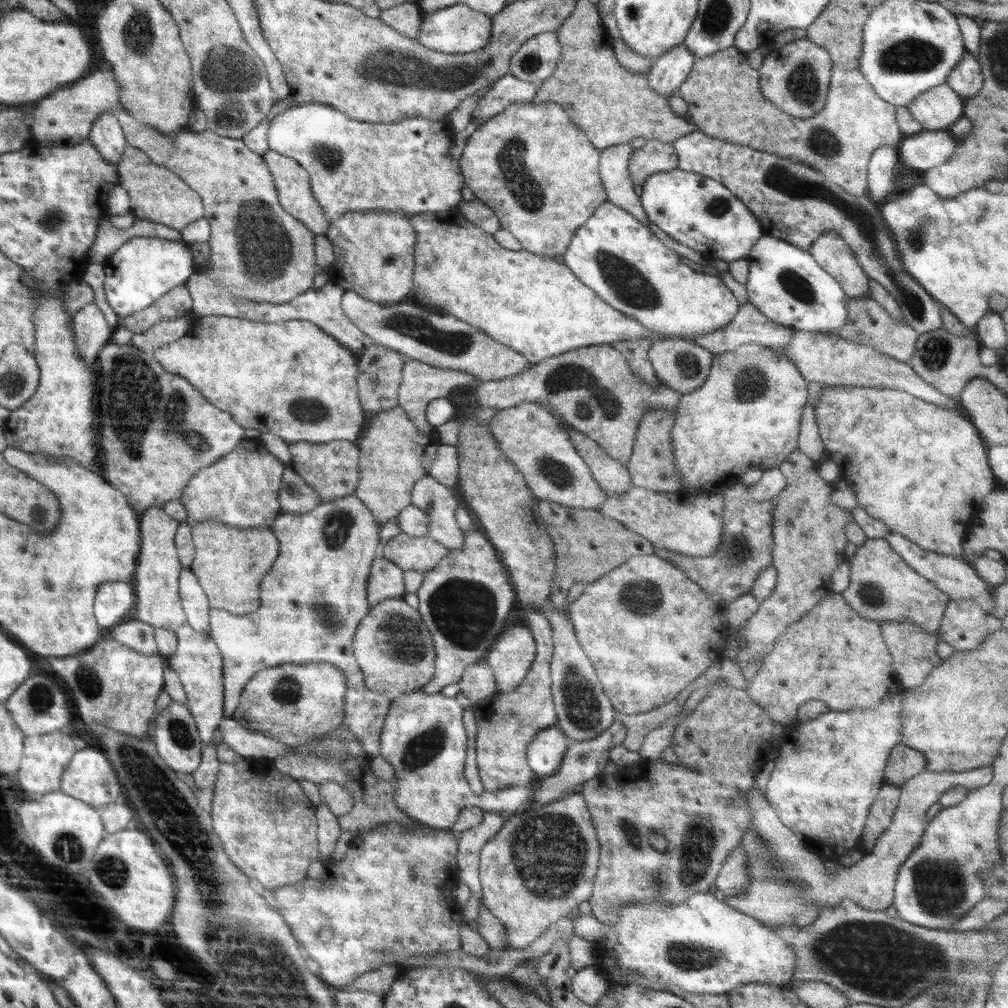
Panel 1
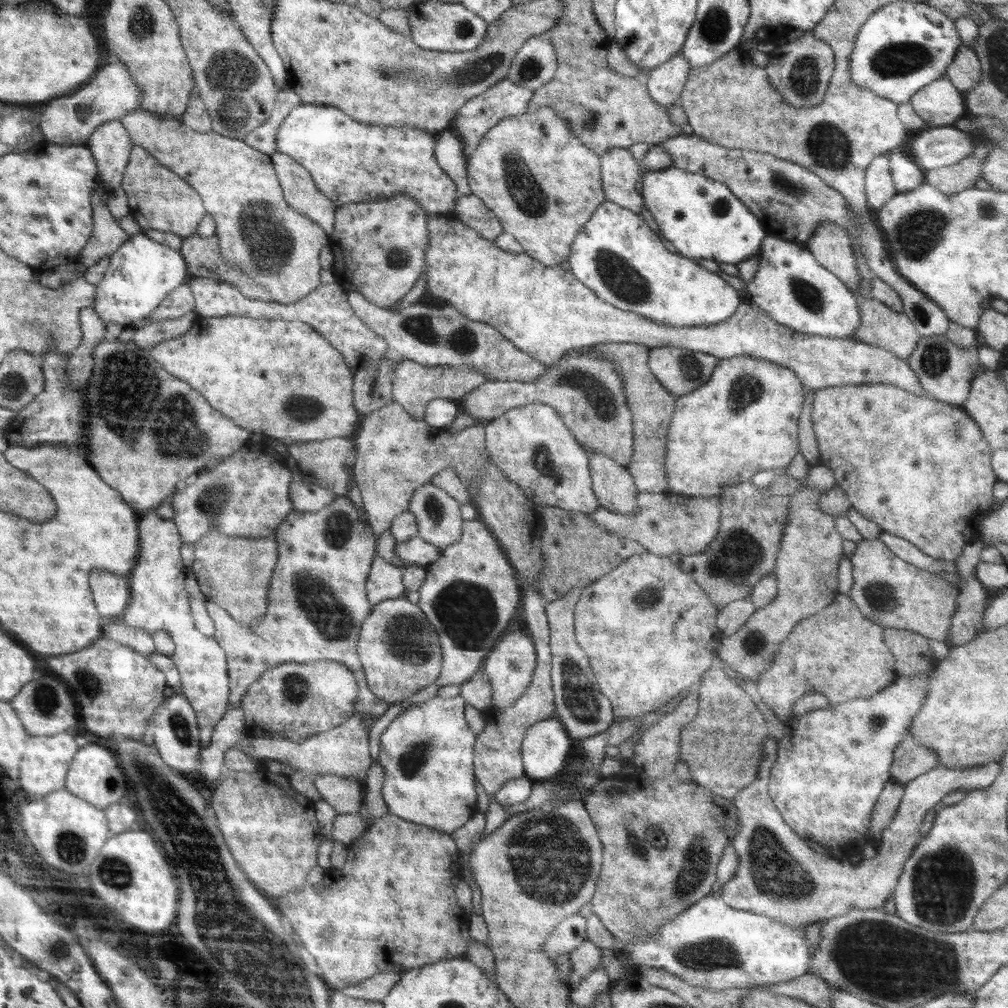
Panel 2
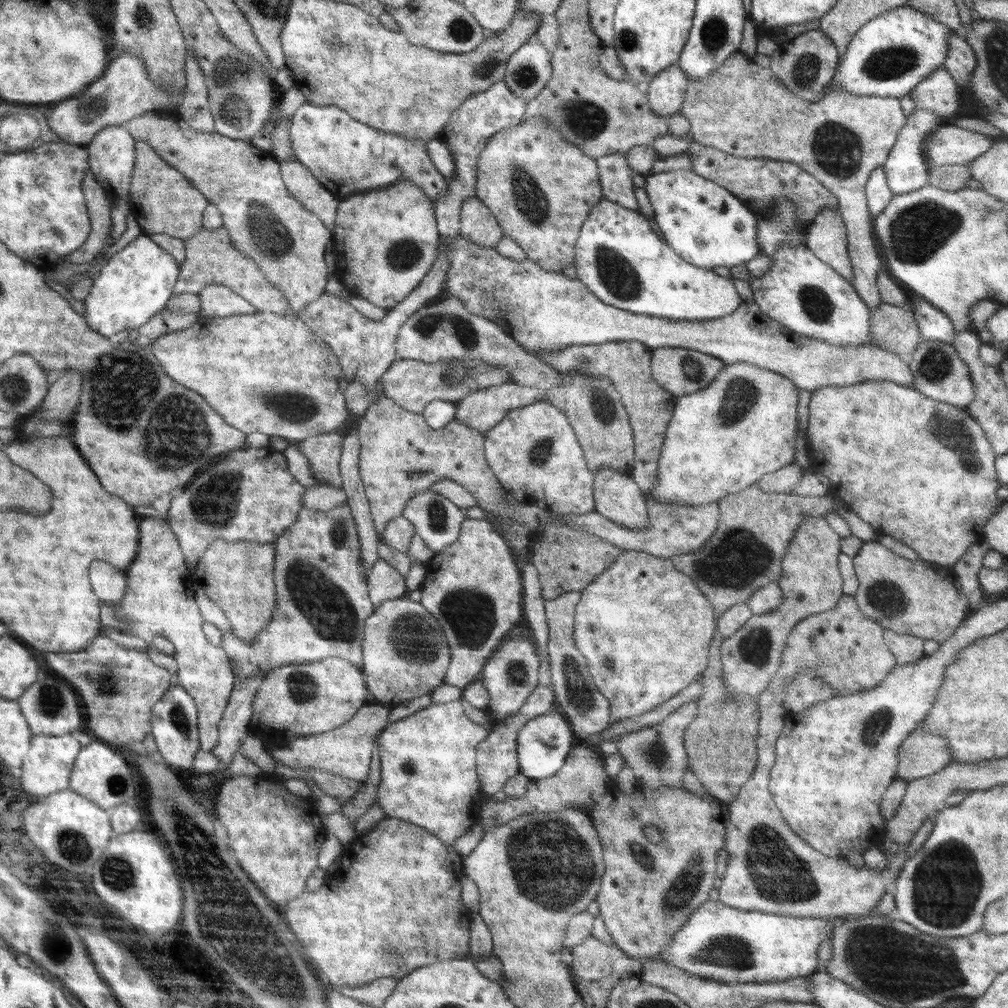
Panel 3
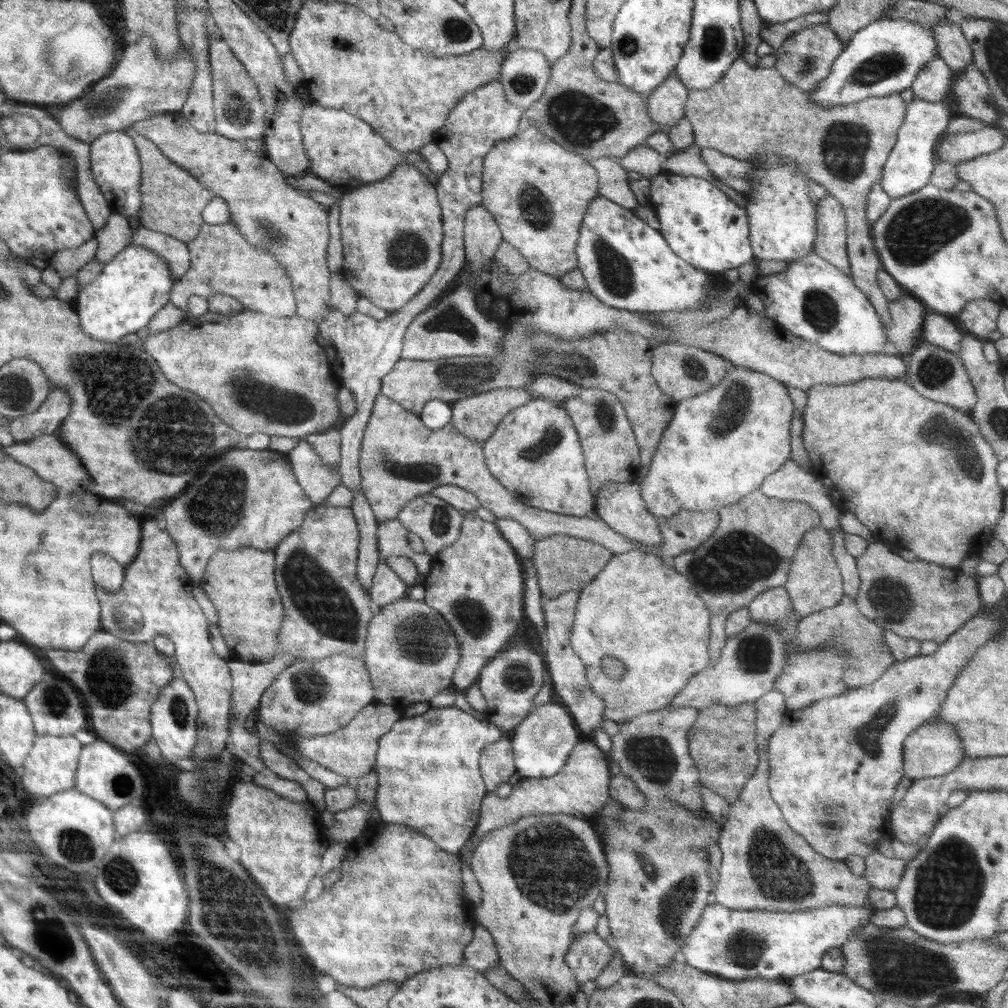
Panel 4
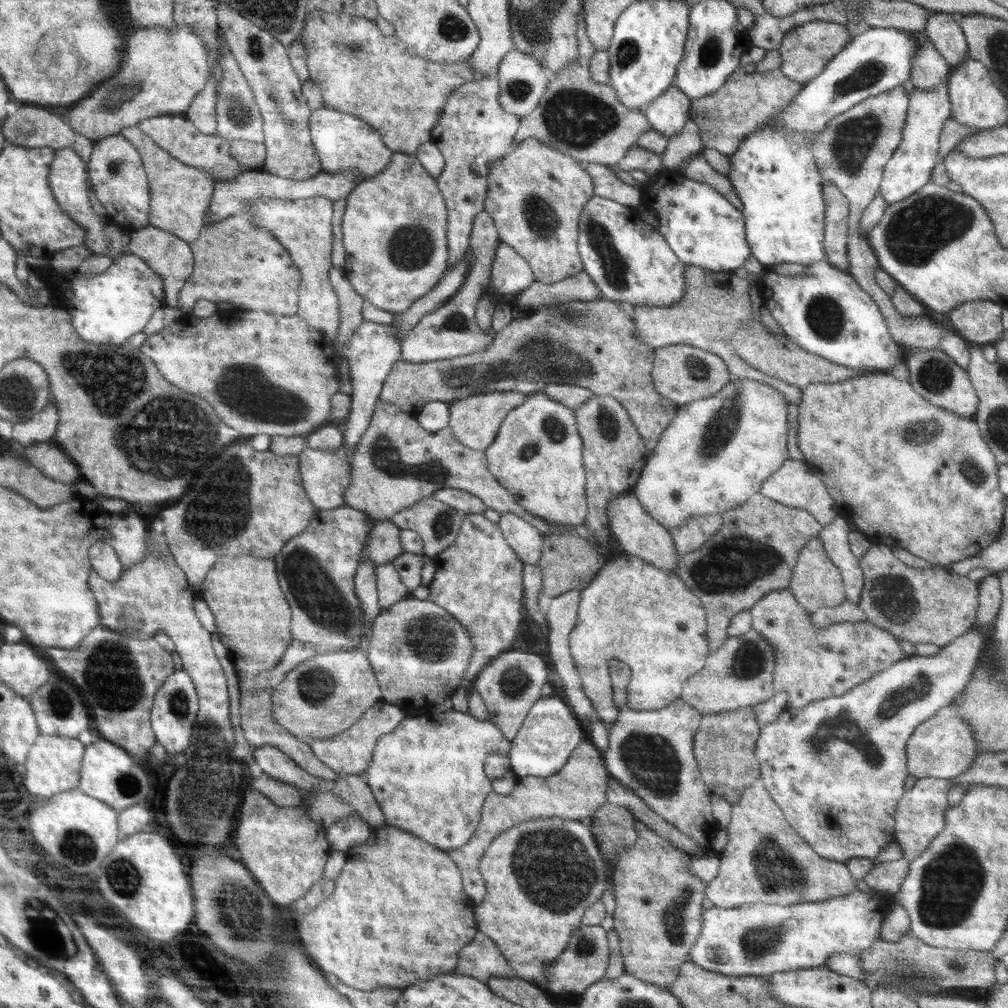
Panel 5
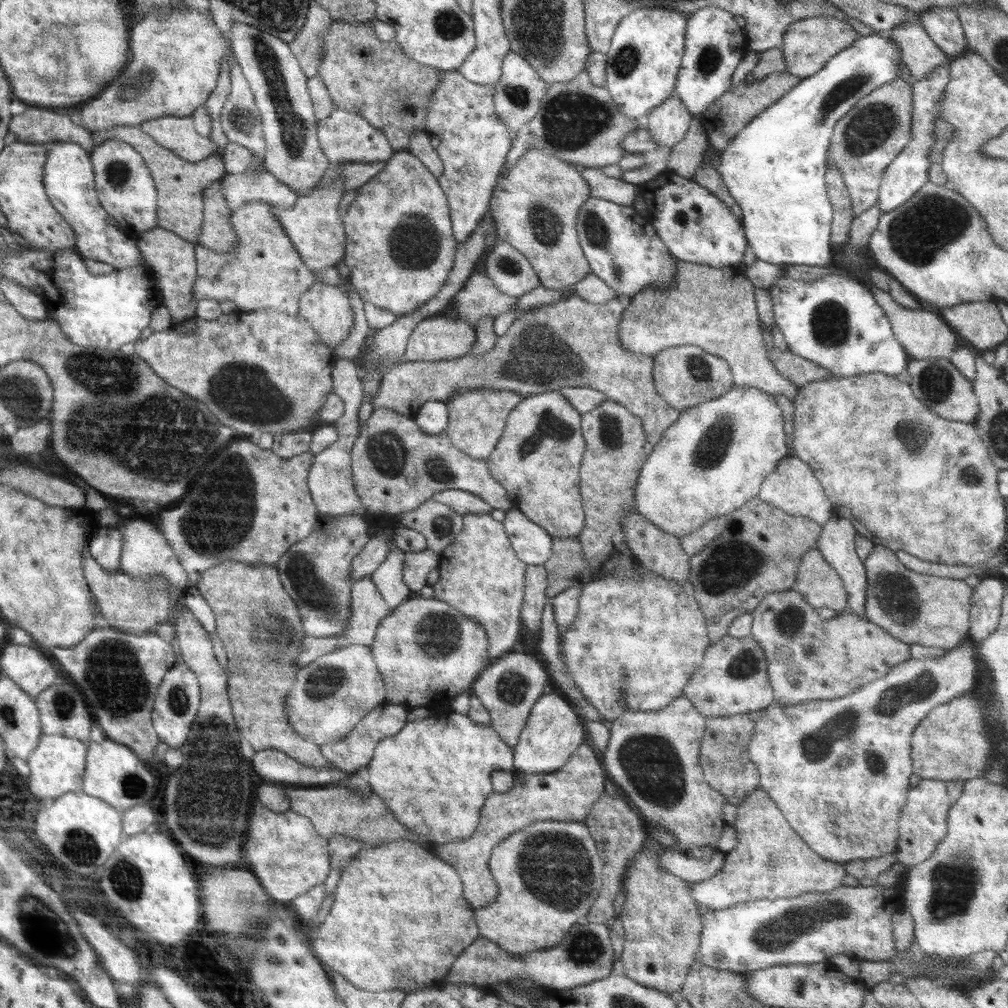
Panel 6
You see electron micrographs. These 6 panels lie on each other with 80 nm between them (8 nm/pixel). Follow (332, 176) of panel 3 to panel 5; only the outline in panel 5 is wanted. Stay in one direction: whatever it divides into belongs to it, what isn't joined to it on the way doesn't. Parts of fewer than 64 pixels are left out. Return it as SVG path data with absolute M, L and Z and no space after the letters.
M314 82L302 83L302 94L311 110L308 128L310 128L312 146L321 164L321 171L328 174L358 171L365 178L372 178L378 172L382 172L383 168L386 168L392 158L393 151L382 142L378 132L375 132L372 127L357 116L324 107L322 94Z

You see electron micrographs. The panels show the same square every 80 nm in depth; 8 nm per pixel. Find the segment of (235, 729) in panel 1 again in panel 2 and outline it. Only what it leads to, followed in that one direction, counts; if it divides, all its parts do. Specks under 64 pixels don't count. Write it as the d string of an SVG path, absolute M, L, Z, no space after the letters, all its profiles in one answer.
M352 715L347 718L340 726L327 730L317 735L312 735L308 739L304 739L302 742L294 742L288 739L277 738L274 736L266 736L262 734L245 735L239 740L236 748L248 753L248 756L253 756L259 761L262 759L276 760L291 766L294 770L304 773L306 776L312 778L313 775L336 775L345 779L354 779L359 783L365 780L365 776L368 774L369 766L371 765L372 758L370 757L370 751L368 750L369 742L369 730L360 715Z

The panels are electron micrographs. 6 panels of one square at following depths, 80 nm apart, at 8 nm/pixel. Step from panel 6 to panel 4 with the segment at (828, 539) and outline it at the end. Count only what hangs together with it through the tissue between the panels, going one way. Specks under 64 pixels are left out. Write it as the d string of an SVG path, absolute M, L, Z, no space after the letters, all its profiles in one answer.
M830 529L828 531L831 538L834 539L832 540L832 545L834 545L833 554L836 560L836 566L838 566L843 580L844 595L855 599L860 588L861 580L855 558L846 552L844 546L845 532L842 529Z

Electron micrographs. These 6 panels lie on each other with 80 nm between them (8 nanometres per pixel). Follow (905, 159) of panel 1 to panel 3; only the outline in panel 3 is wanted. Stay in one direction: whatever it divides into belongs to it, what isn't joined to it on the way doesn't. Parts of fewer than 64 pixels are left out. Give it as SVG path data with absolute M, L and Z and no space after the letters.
M940 125L925 141L925 157L930 168L968 164L992 148L997 140L953 125Z

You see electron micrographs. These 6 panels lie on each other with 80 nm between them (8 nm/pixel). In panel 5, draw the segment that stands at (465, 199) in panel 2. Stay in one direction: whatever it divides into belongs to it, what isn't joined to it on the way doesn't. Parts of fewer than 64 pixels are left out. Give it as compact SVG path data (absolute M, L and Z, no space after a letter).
M483 210L476 214L473 220L473 229L470 233L471 264L469 273L462 288L451 296L440 308L423 316L418 324L401 343L401 359L411 363L430 362L433 360L446 360L457 356L473 355L484 350L491 342L497 341L499 334L495 328L480 328L475 322L475 309L479 298L489 284L491 264L498 245L501 243L493 218Z

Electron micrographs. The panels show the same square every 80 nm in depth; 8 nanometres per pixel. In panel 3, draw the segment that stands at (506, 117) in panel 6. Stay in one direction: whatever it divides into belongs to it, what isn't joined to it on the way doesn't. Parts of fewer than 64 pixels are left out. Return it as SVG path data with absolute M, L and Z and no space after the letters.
M529 41L508 60L503 82L516 97L533 100L552 78L552 58L545 46Z

